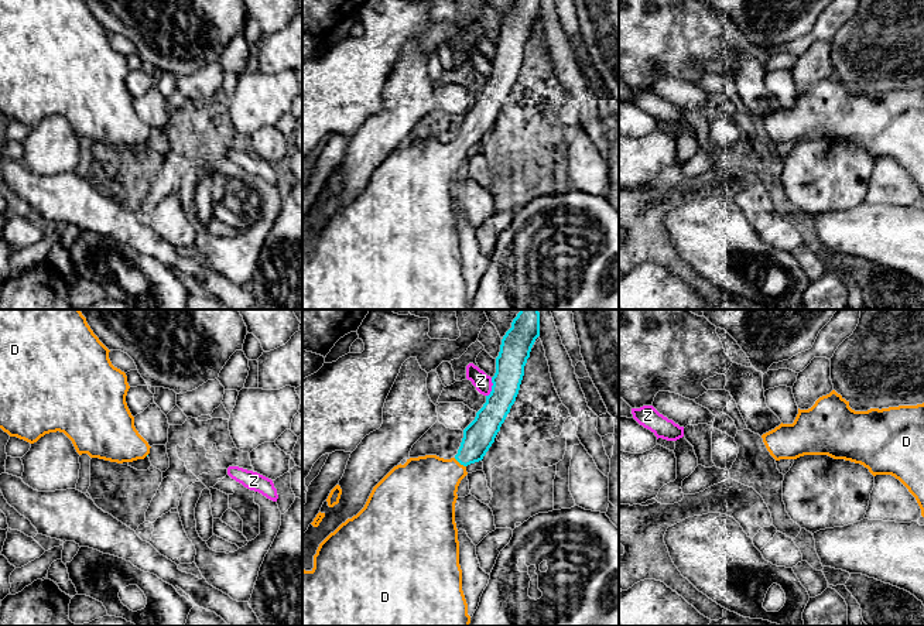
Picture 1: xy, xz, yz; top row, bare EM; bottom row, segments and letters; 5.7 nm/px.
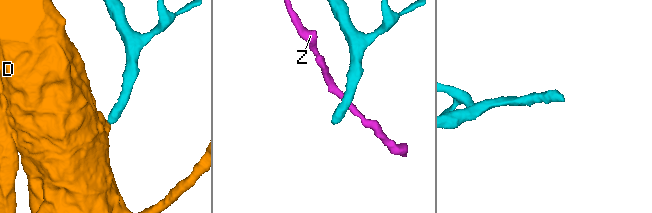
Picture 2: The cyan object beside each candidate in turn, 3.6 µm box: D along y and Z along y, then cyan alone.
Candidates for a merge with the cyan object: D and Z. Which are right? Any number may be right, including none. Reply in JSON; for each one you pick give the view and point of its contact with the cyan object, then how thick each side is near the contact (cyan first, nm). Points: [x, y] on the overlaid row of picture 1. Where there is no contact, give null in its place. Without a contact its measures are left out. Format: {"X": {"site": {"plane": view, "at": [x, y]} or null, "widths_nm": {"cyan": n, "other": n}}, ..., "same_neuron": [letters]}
{"D": {"site": {"plane": "xz", "at": [459, 462]}, "widths_nm": {"cyan": 180, "other": 360}}, "same_neuron": ["D"]}

